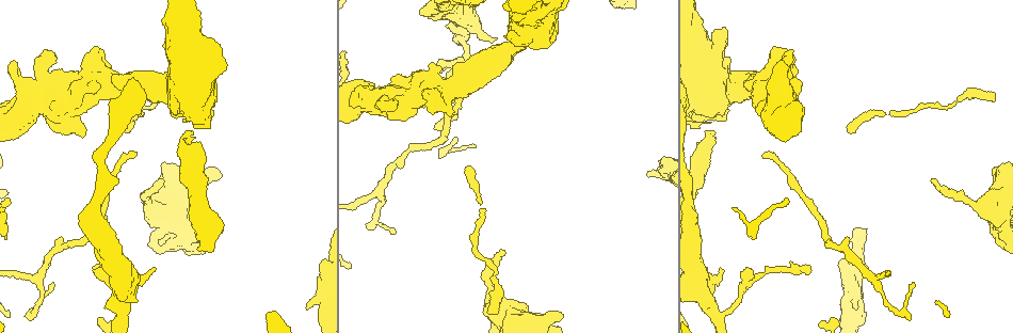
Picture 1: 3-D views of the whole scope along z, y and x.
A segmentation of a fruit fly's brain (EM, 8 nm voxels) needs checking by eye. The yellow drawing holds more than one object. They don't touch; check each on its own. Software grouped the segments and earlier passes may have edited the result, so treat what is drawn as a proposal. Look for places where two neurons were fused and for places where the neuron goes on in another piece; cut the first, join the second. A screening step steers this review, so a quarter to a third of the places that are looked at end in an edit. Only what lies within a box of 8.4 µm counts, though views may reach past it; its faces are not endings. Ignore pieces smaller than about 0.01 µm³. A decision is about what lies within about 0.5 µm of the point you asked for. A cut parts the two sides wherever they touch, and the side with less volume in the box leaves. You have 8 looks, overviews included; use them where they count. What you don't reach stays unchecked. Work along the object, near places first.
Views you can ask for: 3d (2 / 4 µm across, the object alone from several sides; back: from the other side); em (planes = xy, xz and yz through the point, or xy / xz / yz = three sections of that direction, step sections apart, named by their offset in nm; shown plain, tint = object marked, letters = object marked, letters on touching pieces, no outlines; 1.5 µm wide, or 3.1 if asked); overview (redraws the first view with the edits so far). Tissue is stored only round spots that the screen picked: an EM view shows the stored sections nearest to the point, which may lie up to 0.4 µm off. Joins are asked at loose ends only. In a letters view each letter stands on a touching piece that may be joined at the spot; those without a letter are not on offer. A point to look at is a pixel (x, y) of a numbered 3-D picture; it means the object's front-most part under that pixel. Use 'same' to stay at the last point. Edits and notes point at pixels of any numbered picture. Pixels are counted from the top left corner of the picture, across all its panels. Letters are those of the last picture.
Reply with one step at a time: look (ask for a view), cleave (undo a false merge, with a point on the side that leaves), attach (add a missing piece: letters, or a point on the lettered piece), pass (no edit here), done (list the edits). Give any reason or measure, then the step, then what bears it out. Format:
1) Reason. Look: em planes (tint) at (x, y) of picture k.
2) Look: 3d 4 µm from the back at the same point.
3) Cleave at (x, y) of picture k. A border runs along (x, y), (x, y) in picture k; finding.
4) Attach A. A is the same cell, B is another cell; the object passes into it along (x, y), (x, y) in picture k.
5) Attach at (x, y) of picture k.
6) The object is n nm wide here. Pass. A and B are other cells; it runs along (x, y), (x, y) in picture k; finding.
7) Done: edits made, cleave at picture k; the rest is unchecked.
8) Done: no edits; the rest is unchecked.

Free end. Look: em planes (letters) at (752, 269) of picture 1.

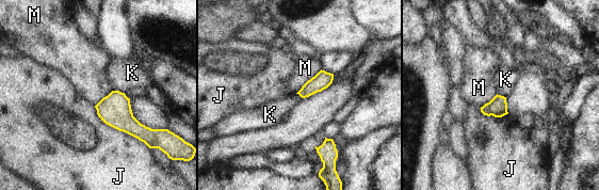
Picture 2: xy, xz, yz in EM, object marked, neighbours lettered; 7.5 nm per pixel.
Pass. J, K and M are other cells; a border runs along (113, 90), (124, 93) in picture 2; no lettered piece goes on from it.

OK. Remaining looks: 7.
Thick end. Look: 3d 2 µm at (516, 43) of picture 1.

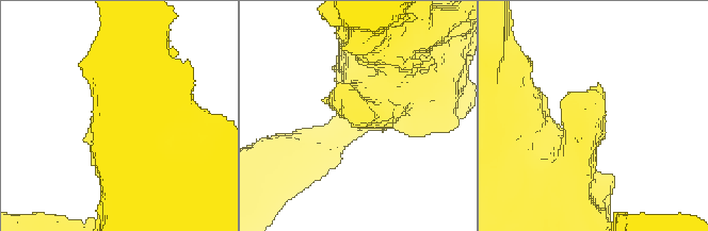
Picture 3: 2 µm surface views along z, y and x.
Look: em yz step 8 (tint) at (600, 87) of picture 3.

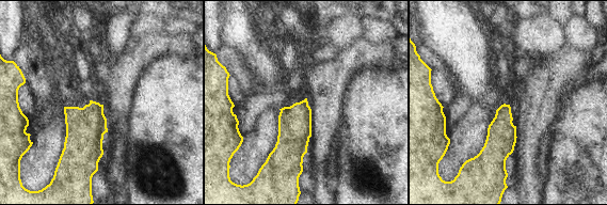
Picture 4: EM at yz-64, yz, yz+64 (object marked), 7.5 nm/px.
Another direction. Look: em planes (letters) at the same point.

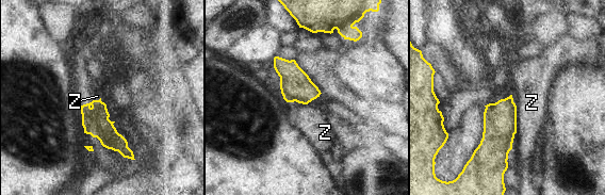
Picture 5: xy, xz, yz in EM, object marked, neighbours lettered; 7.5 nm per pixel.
Pass. Z is another cell; none of them fits.

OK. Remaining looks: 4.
Branch stops here. Look: em planes (letters) at (765, 157) of picture 1.

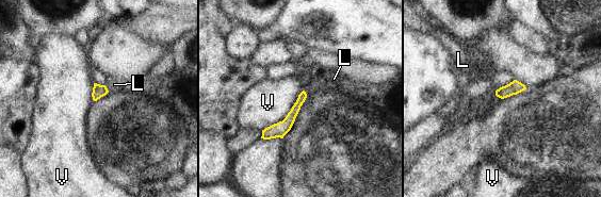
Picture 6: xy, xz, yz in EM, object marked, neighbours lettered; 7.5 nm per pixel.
Attach L. L is the same cell, V is another cell; the object passes into it along (99, 91), (107, 88), (114, 84) in picture 6; the neuron continues.

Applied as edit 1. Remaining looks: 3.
Done: edits made, attach at picture 6; the rest is unchecked.

